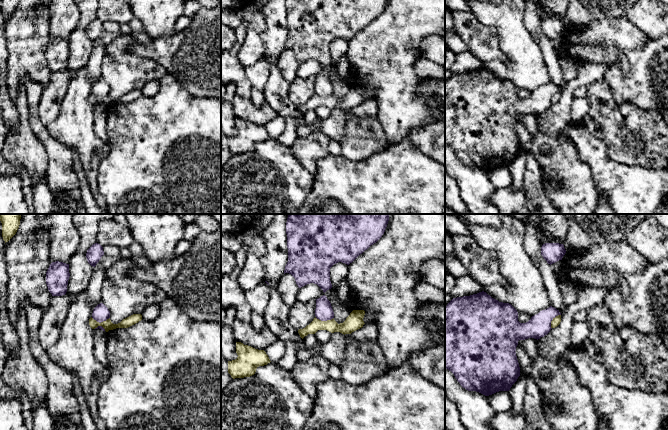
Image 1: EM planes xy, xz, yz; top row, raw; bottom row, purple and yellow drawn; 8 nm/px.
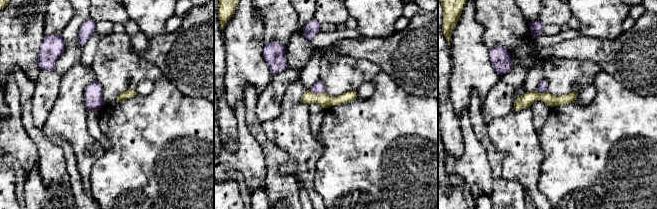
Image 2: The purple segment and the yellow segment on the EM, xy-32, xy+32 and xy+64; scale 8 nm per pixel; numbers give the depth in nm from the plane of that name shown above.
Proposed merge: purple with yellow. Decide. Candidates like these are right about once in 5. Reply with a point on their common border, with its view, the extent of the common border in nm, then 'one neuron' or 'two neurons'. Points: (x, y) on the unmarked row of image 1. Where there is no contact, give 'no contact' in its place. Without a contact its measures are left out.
meets purple in xy at (100, 98); contact 150 nm long; two neurons

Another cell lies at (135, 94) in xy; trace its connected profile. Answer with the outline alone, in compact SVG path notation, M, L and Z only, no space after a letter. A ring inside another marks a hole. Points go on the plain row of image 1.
M133 90L125 95L123 95L120 99L118 100L113 100L109 95L107 95L106 97L103 97L101 99L97 98L96 96L94 96L92 93L89 95L89 101L92 105L97 104L98 102L102 102L106 108L108 108L109 106L113 106L116 104L128 104L136 99L138 99L139 97L142 96L142 91L141 90Z

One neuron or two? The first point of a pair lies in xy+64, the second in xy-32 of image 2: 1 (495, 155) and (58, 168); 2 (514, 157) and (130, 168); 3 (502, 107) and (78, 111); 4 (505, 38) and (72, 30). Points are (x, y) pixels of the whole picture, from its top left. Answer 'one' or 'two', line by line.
1: one
2: two
3: two
4: two

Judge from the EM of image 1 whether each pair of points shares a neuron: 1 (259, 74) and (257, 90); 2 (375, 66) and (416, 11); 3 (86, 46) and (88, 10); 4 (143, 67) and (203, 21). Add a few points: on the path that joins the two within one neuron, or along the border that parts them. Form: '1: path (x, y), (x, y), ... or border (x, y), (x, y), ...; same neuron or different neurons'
1: path (258, 78), (258, 86); same neuron
2: path (384, 52), (402, 25); same neuron
3: path (81, 37), (81, 27), (85, 19); same neuron
4: border (131, 49), (136, 54), (159, 63), (167, 72); different neurons

